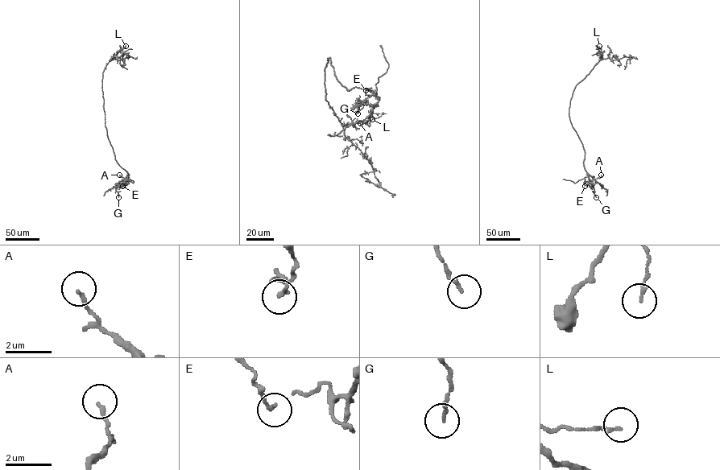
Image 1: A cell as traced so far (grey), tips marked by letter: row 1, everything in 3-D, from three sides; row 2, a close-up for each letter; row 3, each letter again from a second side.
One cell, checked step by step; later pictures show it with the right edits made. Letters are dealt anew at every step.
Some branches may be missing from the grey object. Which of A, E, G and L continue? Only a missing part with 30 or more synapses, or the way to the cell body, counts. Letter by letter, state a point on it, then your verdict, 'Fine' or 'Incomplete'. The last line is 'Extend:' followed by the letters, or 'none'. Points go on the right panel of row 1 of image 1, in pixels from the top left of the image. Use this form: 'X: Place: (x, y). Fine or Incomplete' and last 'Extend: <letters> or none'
A: Place: (601, 175). Fine
E: Place: (585, 186). Fine
G: Place: (596, 197). Fine
L: Place: (599, 46). Fine
Extend: none

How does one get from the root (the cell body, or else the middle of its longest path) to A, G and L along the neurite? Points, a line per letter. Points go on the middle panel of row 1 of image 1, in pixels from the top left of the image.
A: (327, 59), (330, 58), (335, 76), (348, 90), (362, 88), (378, 97), (370, 109), (368, 120), (360, 123)
G: (327, 59), (330, 58), (335, 76), (348, 90), (362, 88), (378, 96), (374, 105), (354, 105), (357, 113)
L: (327, 59), (324, 68), (325, 99), (341, 123), (345, 125), (361, 121), (366, 123), (371, 113), (372, 119)

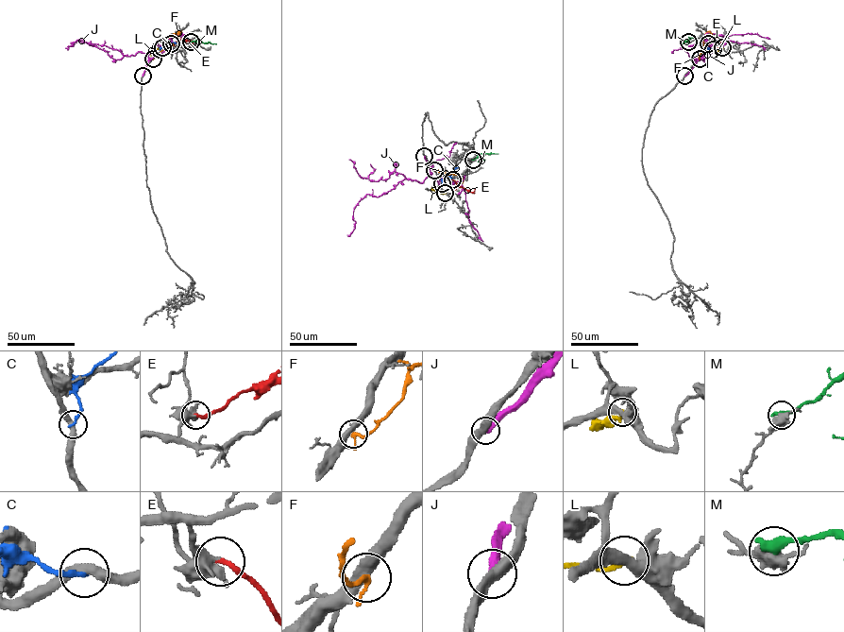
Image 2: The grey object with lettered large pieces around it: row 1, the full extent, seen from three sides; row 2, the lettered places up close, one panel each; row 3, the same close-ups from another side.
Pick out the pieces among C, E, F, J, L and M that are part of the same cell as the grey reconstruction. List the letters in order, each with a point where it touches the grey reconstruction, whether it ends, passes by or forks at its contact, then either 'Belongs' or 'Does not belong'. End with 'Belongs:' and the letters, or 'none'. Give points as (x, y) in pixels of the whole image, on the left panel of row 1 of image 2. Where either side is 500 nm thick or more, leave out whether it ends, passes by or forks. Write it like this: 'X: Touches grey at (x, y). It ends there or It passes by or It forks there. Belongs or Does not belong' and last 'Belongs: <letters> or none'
C: Touches grey at (160, 49). It ends there. Does not belong
E: Touches grey at (171, 43). It ends there. Belongs
F: Touches grey at (153, 59). It ends there. Does not belong
J: Touches grey at (143, 76). It ends there. Does not belong
L: Touches grey at (162, 47). It ends there. Does not belong
M: Touches grey at (191, 42). It ends there. Does not belong
Belongs: E

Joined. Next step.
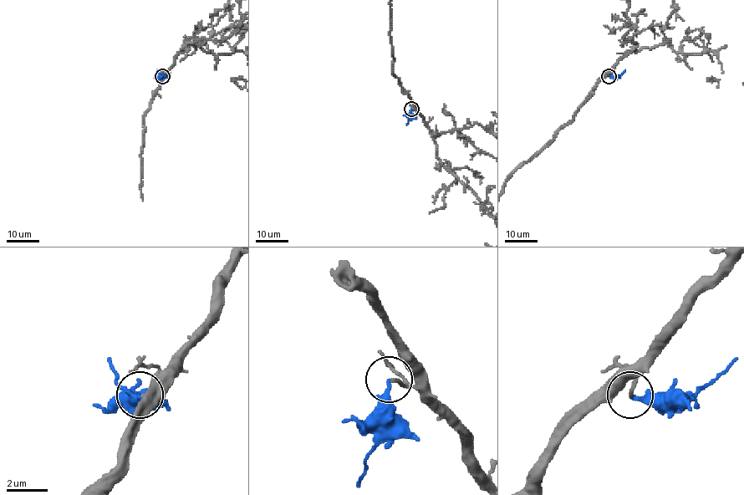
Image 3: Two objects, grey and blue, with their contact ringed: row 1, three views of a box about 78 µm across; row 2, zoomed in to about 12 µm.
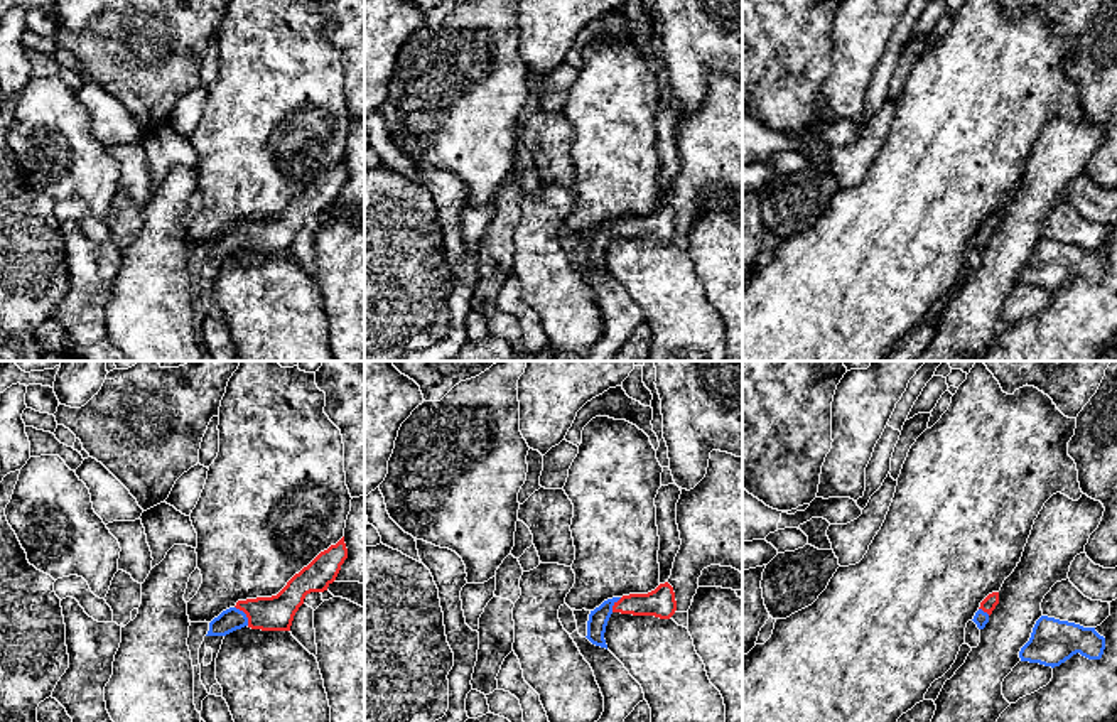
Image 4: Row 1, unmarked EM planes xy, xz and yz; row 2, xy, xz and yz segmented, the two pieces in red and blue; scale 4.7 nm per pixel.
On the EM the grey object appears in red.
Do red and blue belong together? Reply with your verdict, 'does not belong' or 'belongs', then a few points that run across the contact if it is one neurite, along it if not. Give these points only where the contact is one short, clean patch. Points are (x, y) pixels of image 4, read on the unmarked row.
belongs; line xy (275, 235), (245, 235), (230, 242)

